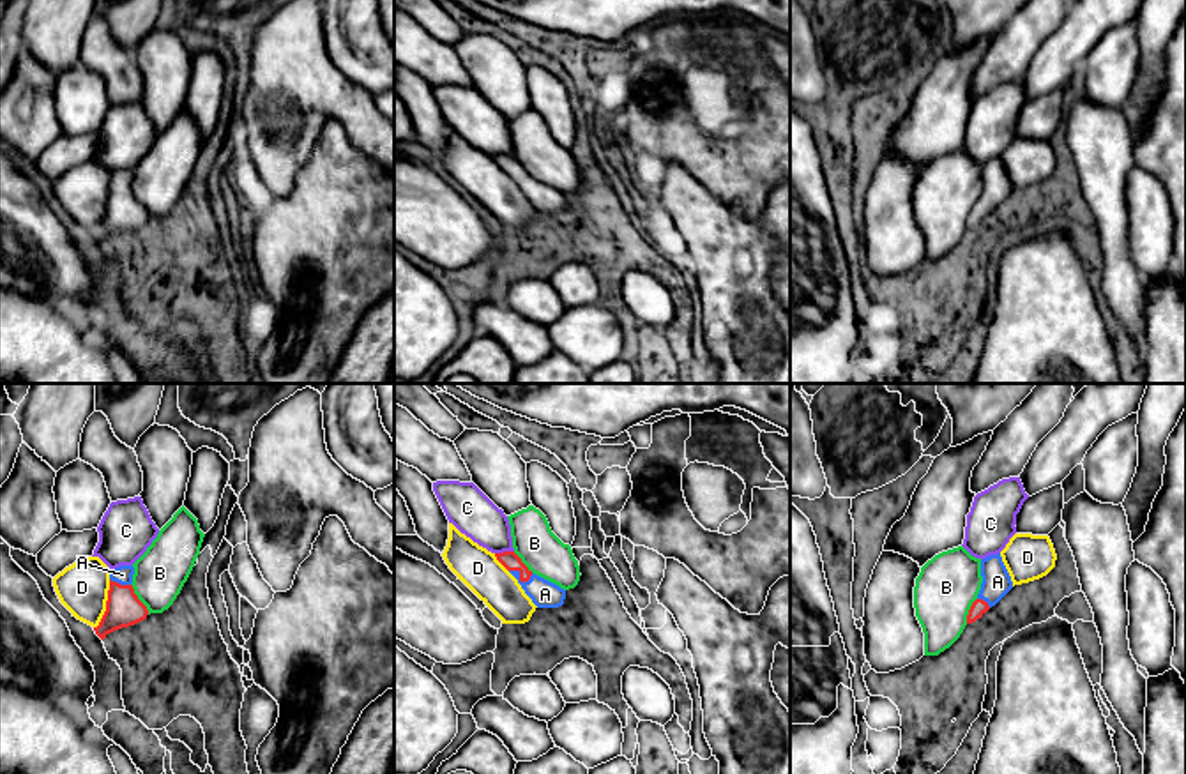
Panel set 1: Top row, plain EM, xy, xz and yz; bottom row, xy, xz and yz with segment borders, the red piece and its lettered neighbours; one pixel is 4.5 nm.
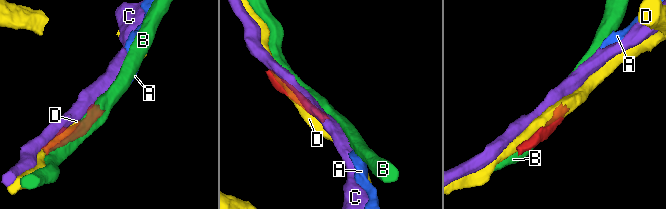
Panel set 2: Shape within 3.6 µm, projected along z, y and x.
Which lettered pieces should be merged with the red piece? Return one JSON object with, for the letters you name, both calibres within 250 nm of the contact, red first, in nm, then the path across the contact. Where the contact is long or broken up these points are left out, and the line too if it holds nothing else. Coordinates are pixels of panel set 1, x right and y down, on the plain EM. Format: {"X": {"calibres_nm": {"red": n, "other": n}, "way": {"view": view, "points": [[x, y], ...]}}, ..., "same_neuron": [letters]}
{"A": {"calibres_nm": {"red": 80, "other": 130}, "way": {"view": "xz", "points": [[508, 163], [520, 182], [545, 198]]}}, "same_neuron": ["A"]}

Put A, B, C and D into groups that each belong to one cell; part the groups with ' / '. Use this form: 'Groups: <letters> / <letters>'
Groups: A / B / C / D

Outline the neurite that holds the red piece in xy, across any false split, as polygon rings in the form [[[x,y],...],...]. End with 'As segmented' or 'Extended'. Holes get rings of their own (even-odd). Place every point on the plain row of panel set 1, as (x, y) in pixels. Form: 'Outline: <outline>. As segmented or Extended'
Outline: [[[120,170],[110,177],[110,194],[106,205],[106,216],[97,231],[95,239],[104,244],[110,237],[134,230],[147,223],[148,214],[138,203],[133,193],[133,170]]]. Extended

